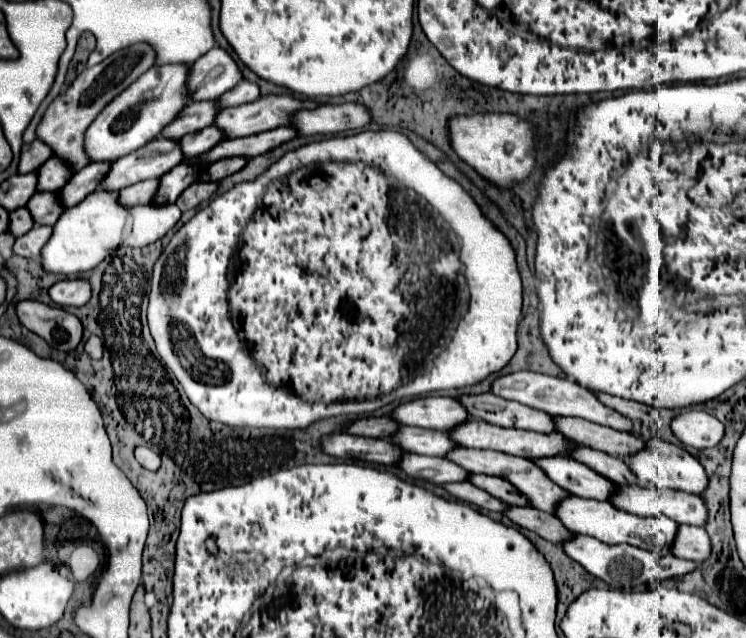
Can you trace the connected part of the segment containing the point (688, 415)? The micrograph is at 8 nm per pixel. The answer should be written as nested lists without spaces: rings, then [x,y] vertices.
[[[685,411],[673,419],[671,429],[679,441],[695,449],[707,449],[719,445],[723,439],[723,423],[703,411]]]

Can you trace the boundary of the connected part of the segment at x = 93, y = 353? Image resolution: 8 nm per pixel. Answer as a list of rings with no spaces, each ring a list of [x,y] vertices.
[[[91,335],[89,341],[85,343],[85,351],[87,351],[87,355],[89,355],[91,359],[99,359],[99,357],[103,357],[103,341],[101,341],[99,337]]]

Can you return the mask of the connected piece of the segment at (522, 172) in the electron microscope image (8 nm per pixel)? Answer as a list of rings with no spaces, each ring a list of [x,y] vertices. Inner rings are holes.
[[[475,113],[469,117],[453,117],[451,125],[451,145],[457,155],[469,163],[479,175],[493,181],[499,187],[511,187],[515,181],[525,179],[533,167],[533,131],[531,125],[515,115],[495,115],[495,113]]]

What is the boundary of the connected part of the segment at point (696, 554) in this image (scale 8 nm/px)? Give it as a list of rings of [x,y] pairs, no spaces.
[[[681,525],[671,553],[681,559],[691,559],[701,563],[711,555],[711,539],[707,537],[707,531],[703,527]]]

